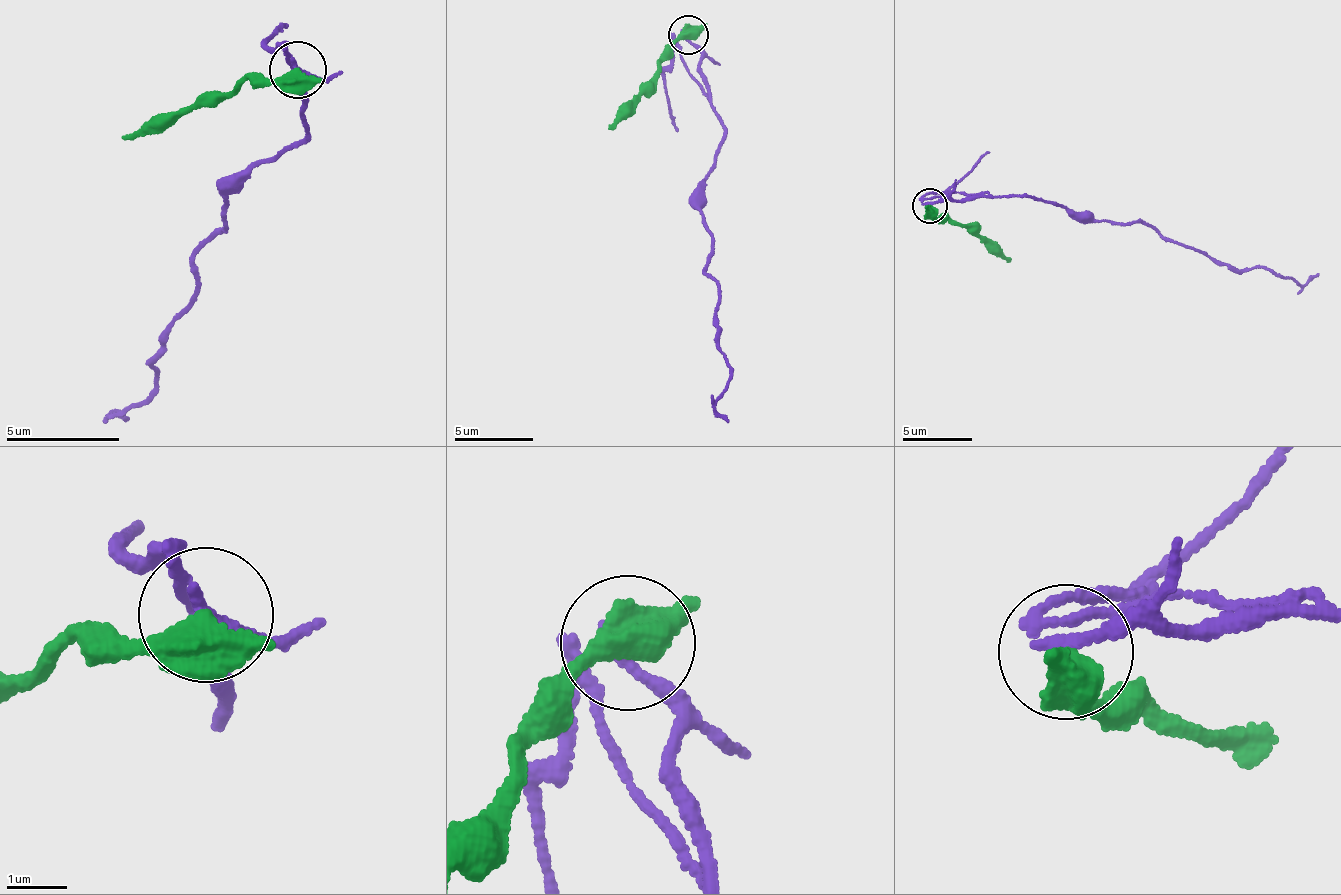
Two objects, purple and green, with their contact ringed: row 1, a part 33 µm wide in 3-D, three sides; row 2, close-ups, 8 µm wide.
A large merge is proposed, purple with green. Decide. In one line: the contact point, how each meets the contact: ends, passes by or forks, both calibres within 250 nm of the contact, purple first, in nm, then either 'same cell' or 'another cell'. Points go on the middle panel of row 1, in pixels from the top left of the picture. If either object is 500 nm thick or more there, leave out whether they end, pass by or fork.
at (688, 35); purple ends there; green passes by; 240 nm thick on the purple side, 480 nm on the other; another cell

